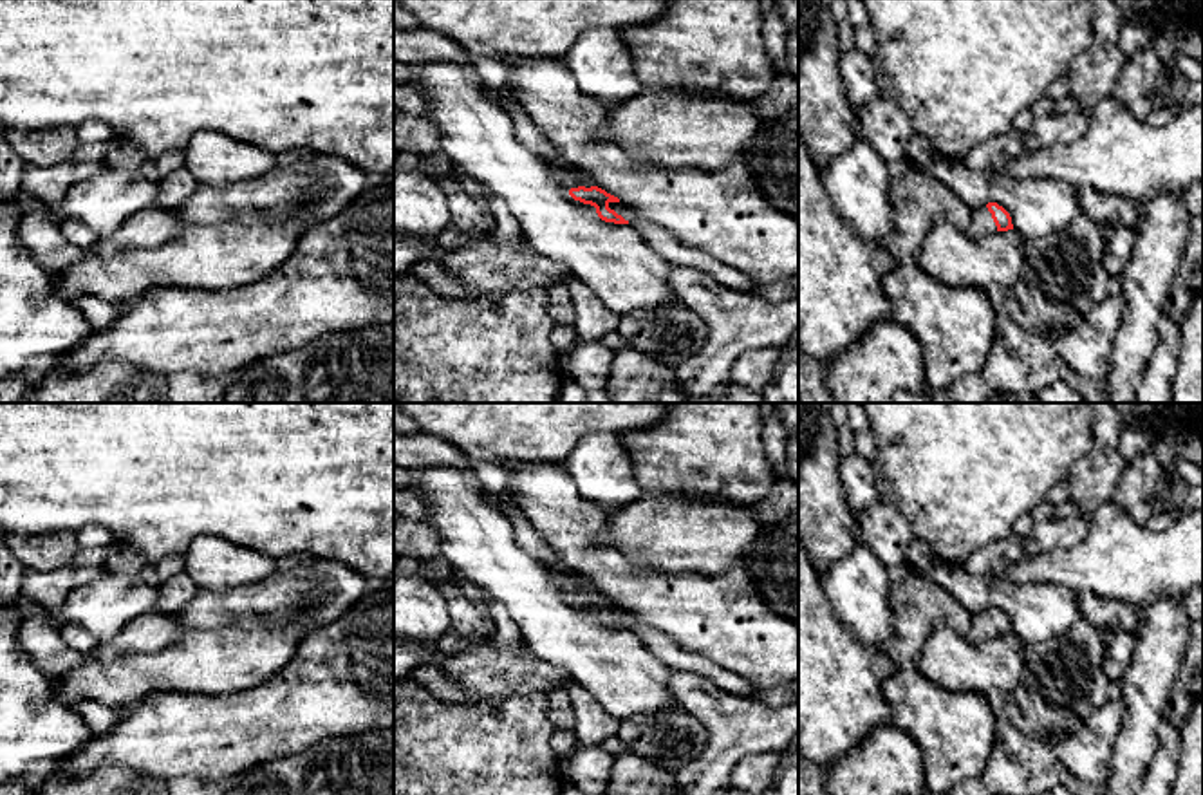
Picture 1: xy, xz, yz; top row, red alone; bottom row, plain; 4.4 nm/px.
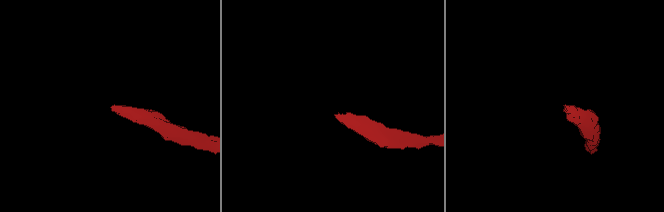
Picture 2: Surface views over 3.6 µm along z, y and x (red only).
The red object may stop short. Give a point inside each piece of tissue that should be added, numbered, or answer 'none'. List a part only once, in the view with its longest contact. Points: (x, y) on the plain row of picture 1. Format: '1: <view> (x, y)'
1: xz (560, 580)

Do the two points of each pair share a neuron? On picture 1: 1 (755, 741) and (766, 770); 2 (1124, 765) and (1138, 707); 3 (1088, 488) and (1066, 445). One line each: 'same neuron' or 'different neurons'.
1: different neurons
2: same neuron
3: different neurons

